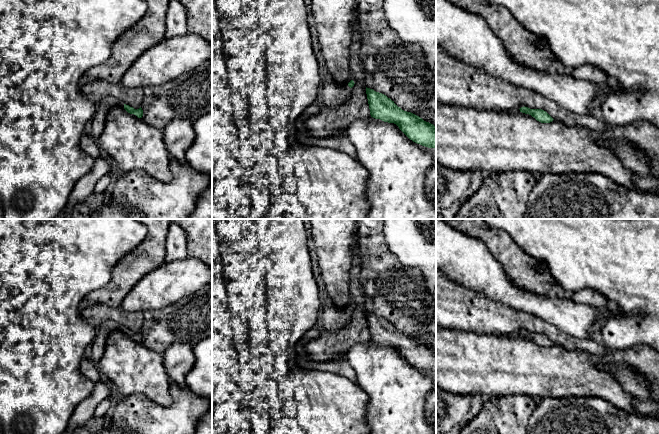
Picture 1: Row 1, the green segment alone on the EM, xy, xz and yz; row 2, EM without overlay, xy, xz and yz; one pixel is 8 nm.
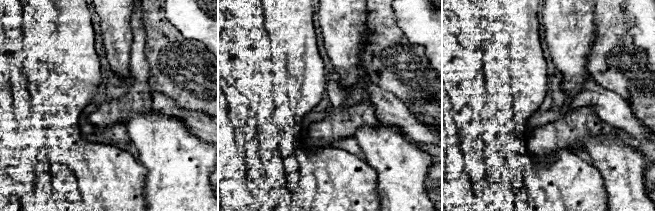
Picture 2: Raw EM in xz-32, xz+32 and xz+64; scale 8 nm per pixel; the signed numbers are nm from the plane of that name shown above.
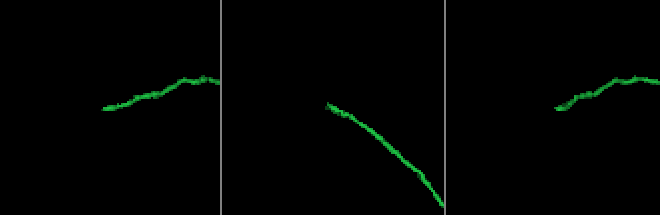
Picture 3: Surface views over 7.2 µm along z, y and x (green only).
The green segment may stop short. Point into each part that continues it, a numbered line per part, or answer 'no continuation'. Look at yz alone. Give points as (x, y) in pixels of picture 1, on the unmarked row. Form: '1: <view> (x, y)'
no continuation

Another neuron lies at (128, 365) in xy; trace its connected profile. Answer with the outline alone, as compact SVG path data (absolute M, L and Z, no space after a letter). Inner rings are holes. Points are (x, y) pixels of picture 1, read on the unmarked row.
M124 331L111 332L97 367L103 378L124 396L142 393L163 407L173 403L163 355L128 337Z

